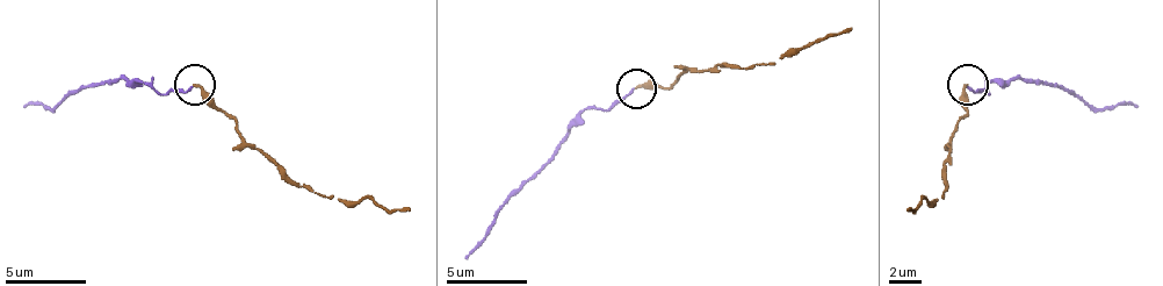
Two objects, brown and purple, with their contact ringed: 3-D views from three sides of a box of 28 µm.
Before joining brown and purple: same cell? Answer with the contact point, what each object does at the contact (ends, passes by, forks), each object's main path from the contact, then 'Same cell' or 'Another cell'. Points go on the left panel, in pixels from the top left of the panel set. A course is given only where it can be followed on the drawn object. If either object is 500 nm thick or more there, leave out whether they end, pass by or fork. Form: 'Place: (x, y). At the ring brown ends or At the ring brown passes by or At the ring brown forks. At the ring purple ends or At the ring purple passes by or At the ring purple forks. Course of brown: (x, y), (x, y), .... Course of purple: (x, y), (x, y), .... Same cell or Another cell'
Place: (194, 84). At the ring brown ends. At the ring purple ends. Course of brown: (195, 84), (228, 115), (244, 140), (300, 184), (340, 200), (376, 200), (409, 212). Course of purple: (192, 87), (164, 95), (127, 79), (82, 84), (59, 107), (27, 107). Same cell

